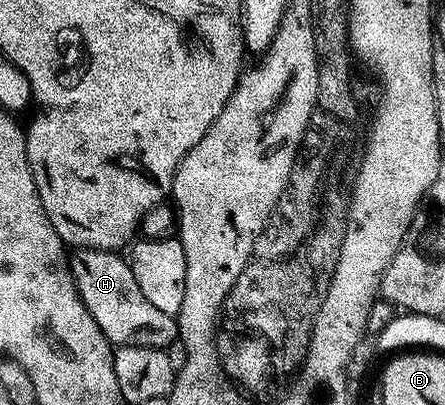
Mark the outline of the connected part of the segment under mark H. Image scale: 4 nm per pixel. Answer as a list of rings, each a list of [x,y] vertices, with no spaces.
[[[86,246],[83,248],[76,248],[71,251],[68,259],[68,268],[72,273],[72,279],[76,285],[78,296],[82,300],[82,304],[86,304],[86,308],[90,312],[90,316],[94,316],[94,320],[98,320],[98,328],[102,328],[102,332],[108,337],[109,342],[113,347],[119,348],[121,346],[145,346],[146,348],[158,348],[159,350],[171,347],[171,342],[174,343],[178,338],[178,322],[175,317],[166,312],[162,312],[158,308],[154,308],[154,304],[150,304],[150,300],[146,300],[146,295],[142,293],[142,288],[138,288],[138,280],[134,280],[134,272],[132,271],[131,261],[127,257],[119,258],[121,255],[114,250],[96,250],[93,246]]]

